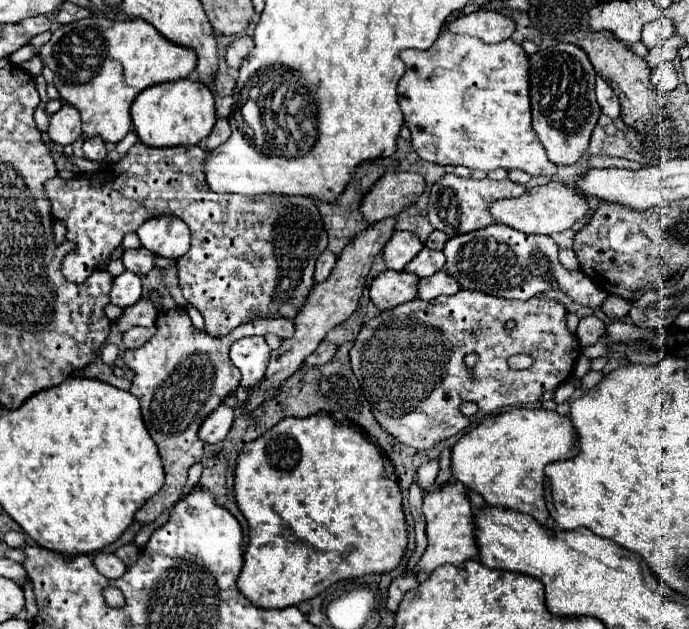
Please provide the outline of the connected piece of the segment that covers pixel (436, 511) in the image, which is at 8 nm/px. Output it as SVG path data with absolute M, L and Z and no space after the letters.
M456 482L456 484L446 484L436 492L428 492L424 496L422 504L424 520L426 520L426 536L428 536L428 548L424 556L418 562L416 572L434 572L442 564L452 564L462 568L466 560L476 560L478 558L478 548L474 542L474 516L470 502L466 498L466 488Z

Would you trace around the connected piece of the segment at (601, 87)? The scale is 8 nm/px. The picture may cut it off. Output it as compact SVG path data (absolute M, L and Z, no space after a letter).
M604 78L596 80L596 98L602 108L602 114L606 114L610 118L620 118L620 100L616 98L614 90L610 90L610 86Z

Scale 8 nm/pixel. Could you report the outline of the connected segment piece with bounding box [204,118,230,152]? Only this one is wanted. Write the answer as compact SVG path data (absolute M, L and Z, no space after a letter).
M220 118L220 120L214 124L214 130L210 132L210 136L206 138L204 148L210 152L210 150L214 150L216 146L220 146L222 142L226 142L228 138L230 138L230 126L228 126L228 120L226 120L226 118Z

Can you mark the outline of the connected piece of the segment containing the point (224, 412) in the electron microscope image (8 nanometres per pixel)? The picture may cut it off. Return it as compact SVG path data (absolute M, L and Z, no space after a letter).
M220 404L200 426L198 436L206 444L216 444L226 438L230 432L230 426L234 422L234 410L228 410L224 404Z

